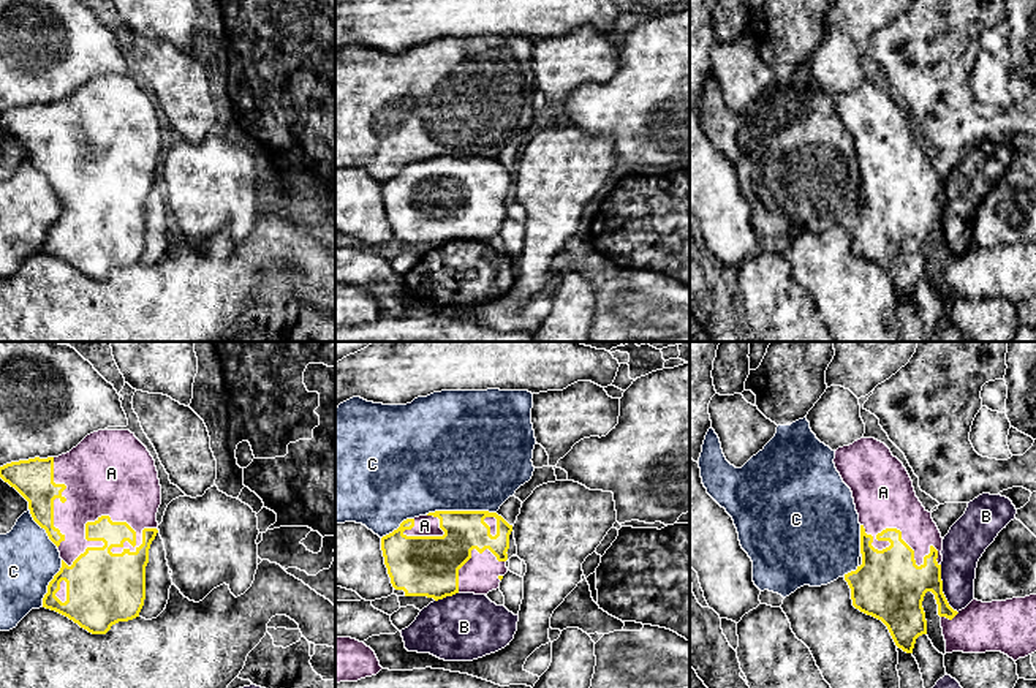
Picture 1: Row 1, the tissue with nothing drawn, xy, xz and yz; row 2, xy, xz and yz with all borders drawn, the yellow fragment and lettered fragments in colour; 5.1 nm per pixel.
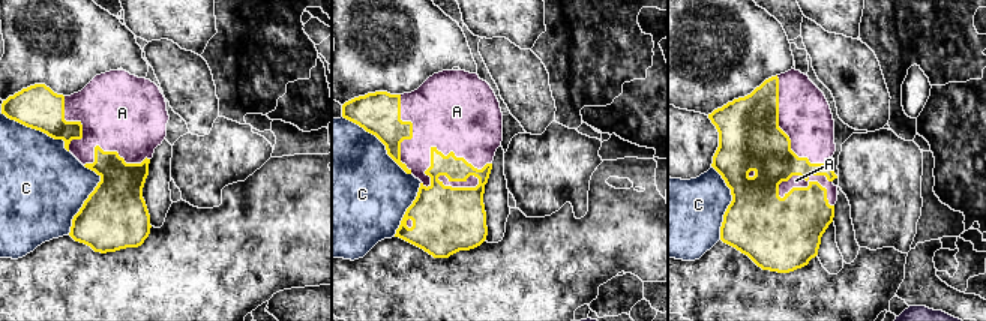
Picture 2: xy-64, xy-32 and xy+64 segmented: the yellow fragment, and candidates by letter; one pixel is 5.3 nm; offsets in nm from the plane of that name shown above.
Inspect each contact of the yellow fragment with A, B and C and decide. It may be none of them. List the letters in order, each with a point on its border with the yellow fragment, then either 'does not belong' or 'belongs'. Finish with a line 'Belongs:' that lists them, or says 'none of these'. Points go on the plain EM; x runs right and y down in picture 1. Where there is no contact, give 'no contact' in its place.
A: meets yellow in xy at (95, 166); belongs
B: meets yellow in yz at (941, 234); does not belong
C: meets yellow in xz at (461, 157); does not belong
Belongs: A

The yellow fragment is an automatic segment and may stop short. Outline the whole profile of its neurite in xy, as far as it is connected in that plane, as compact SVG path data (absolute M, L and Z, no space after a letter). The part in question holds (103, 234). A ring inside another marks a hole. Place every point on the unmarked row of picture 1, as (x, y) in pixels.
M98 76L59 103L6 109L0 112L0 123L28 147L33 166L60 198L62 214L47 231L43 253L68 263L92 280L106 280L112 270L139 263L146 245L149 195L158 179L161 131L153 103L134 79Z

